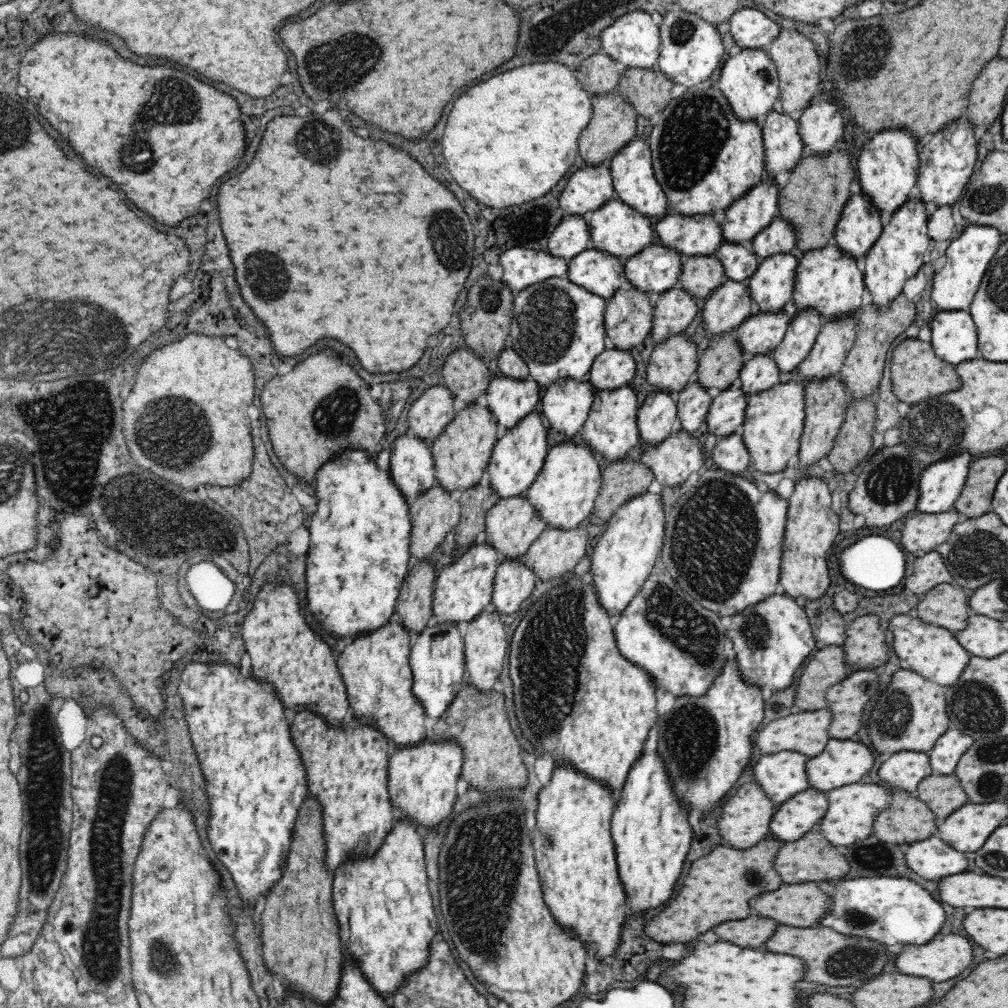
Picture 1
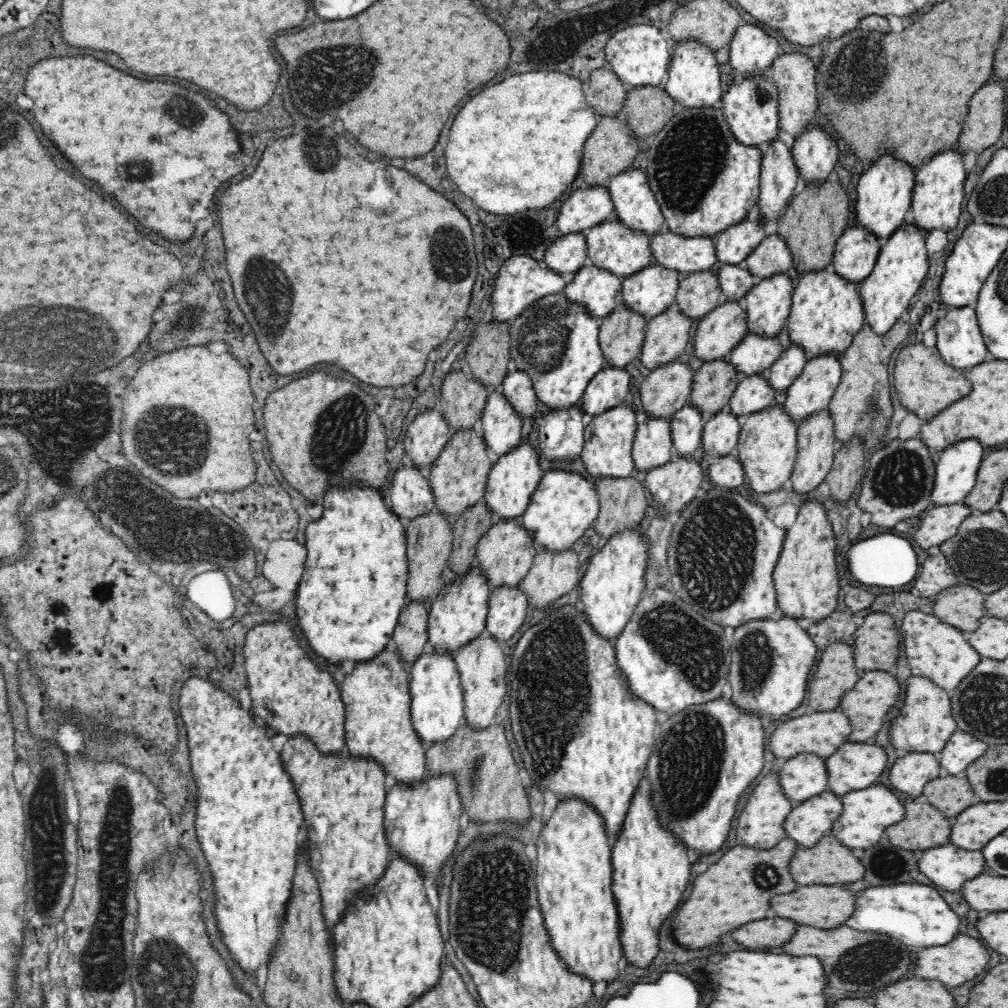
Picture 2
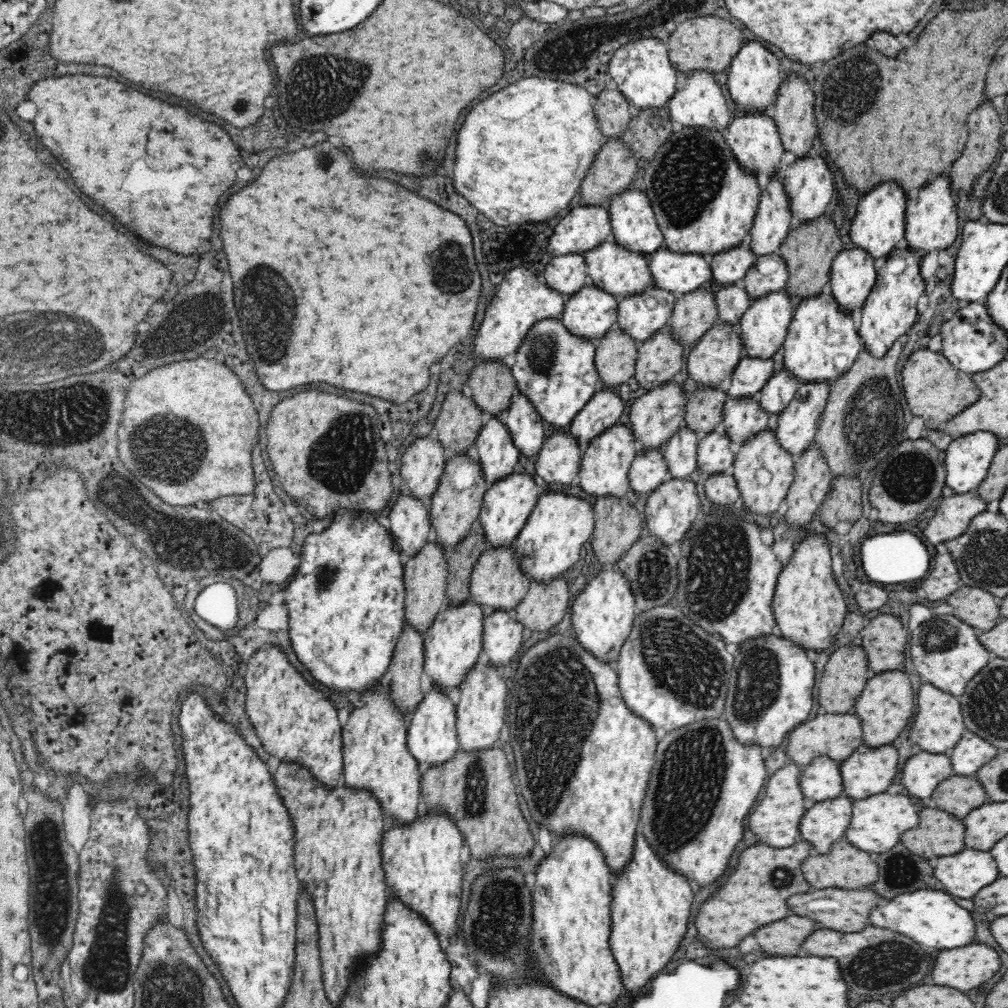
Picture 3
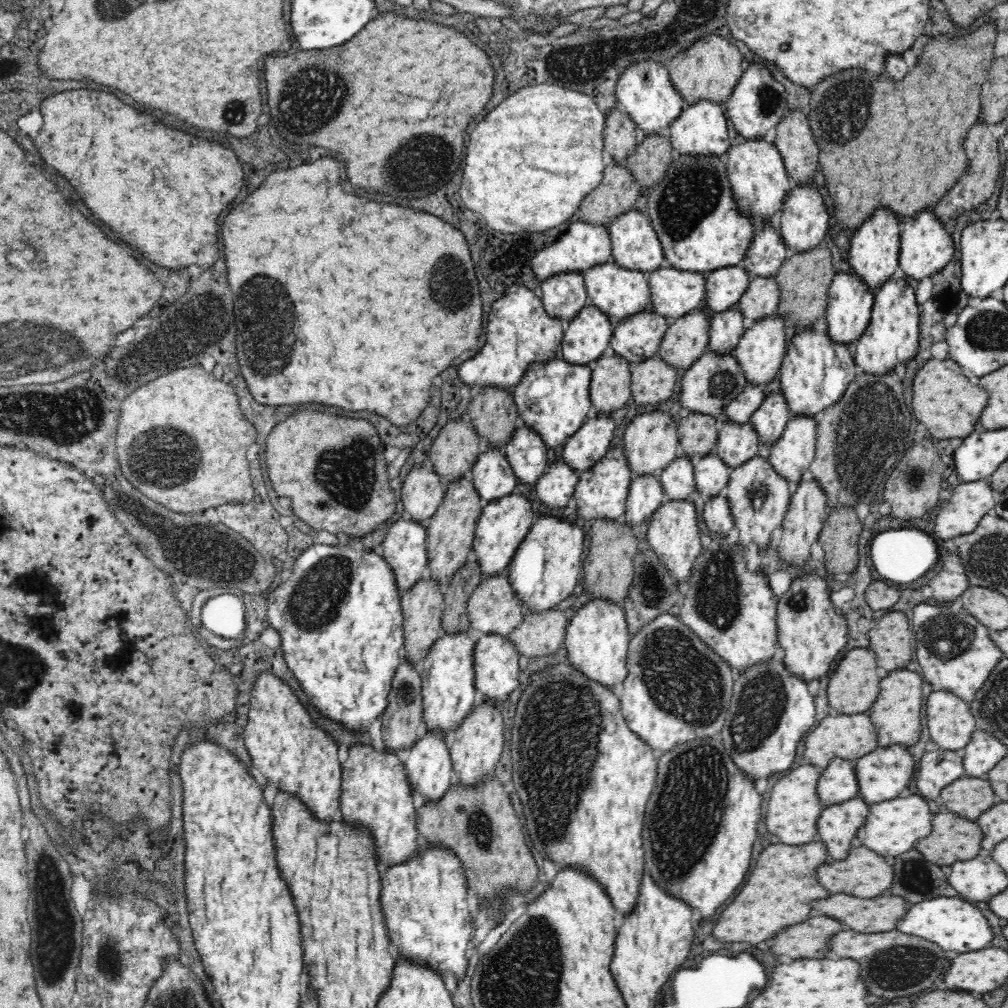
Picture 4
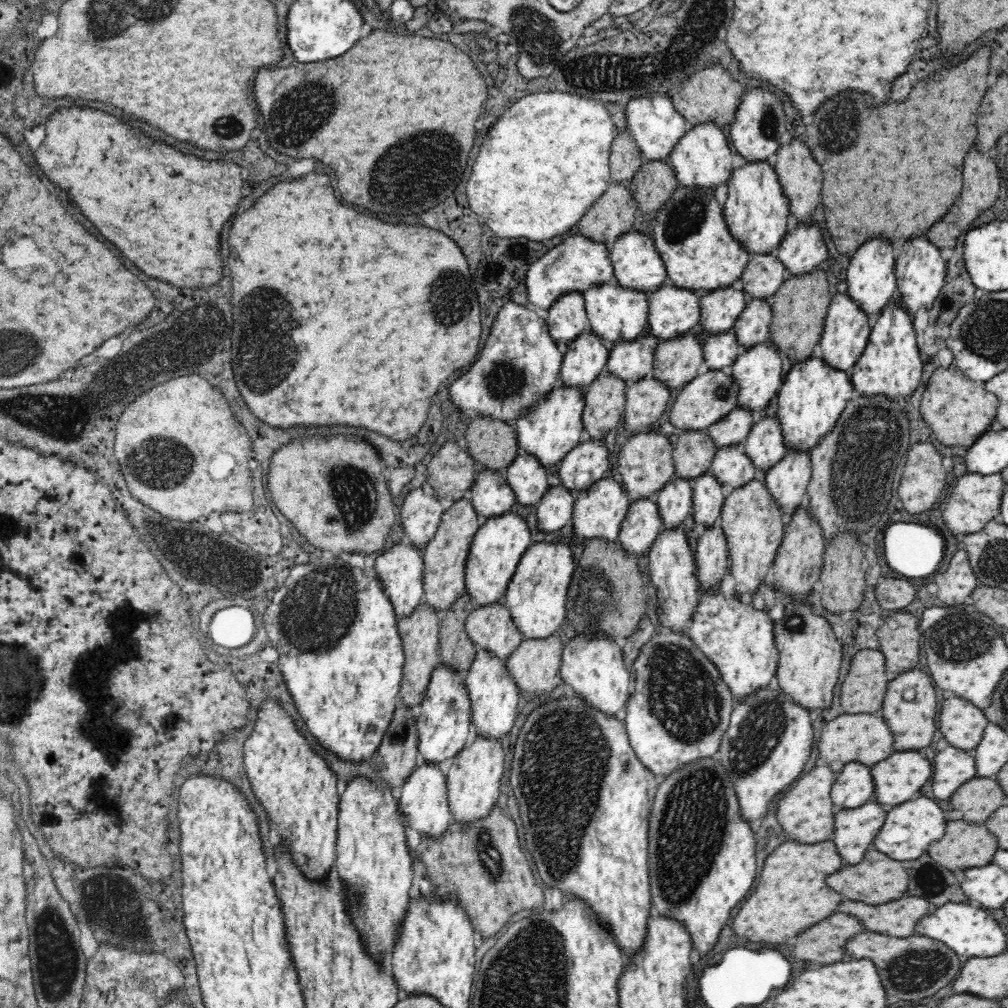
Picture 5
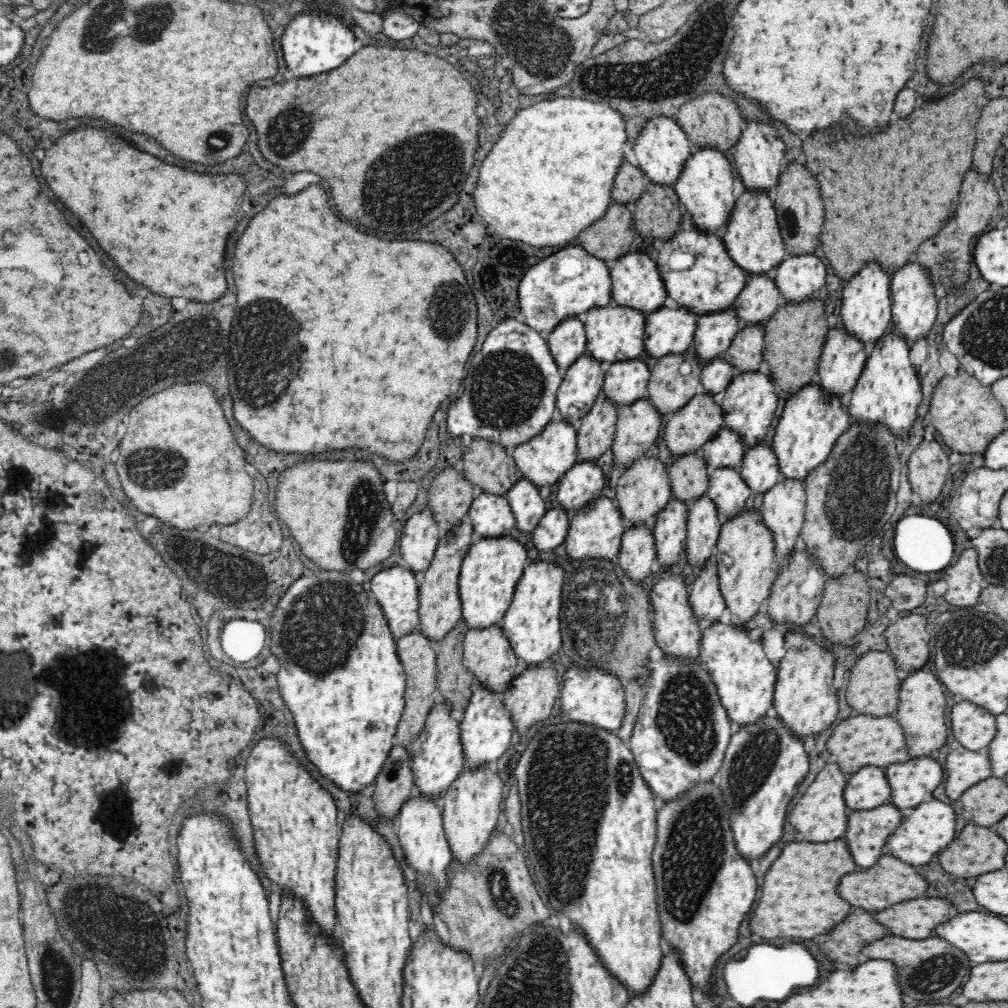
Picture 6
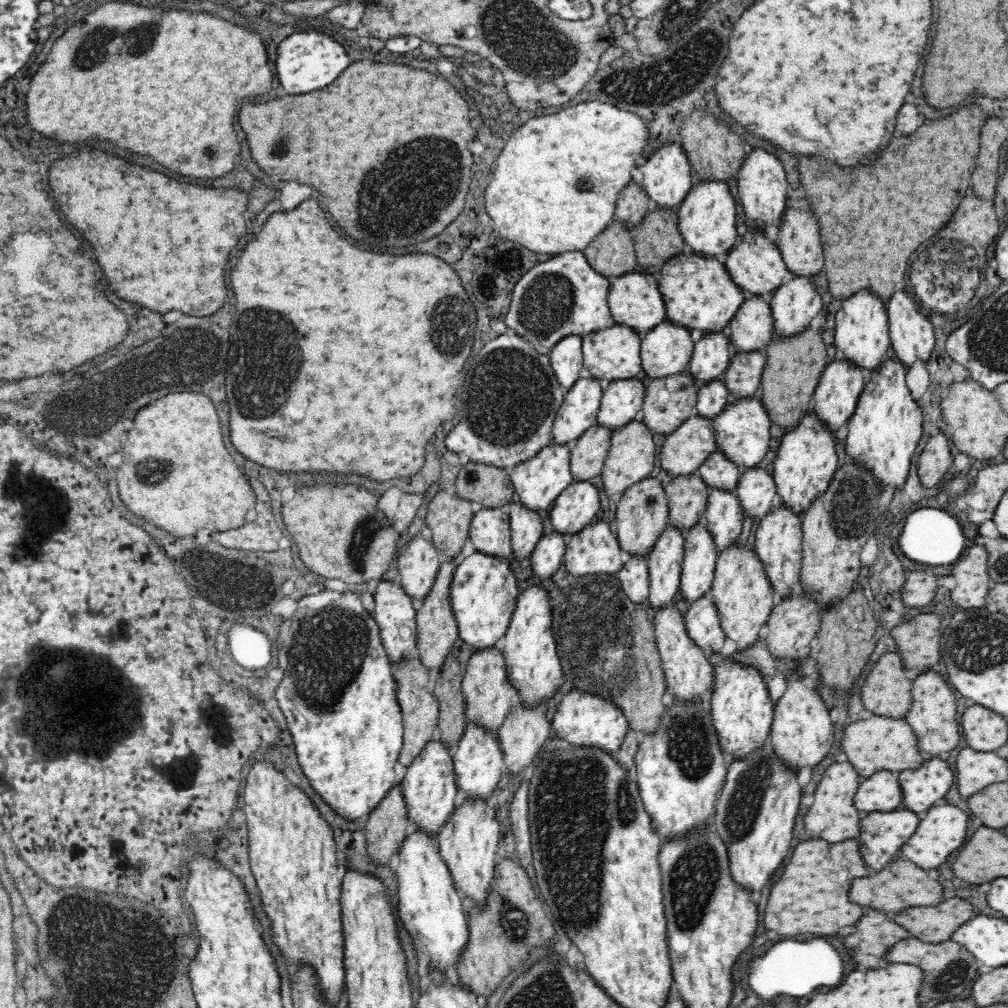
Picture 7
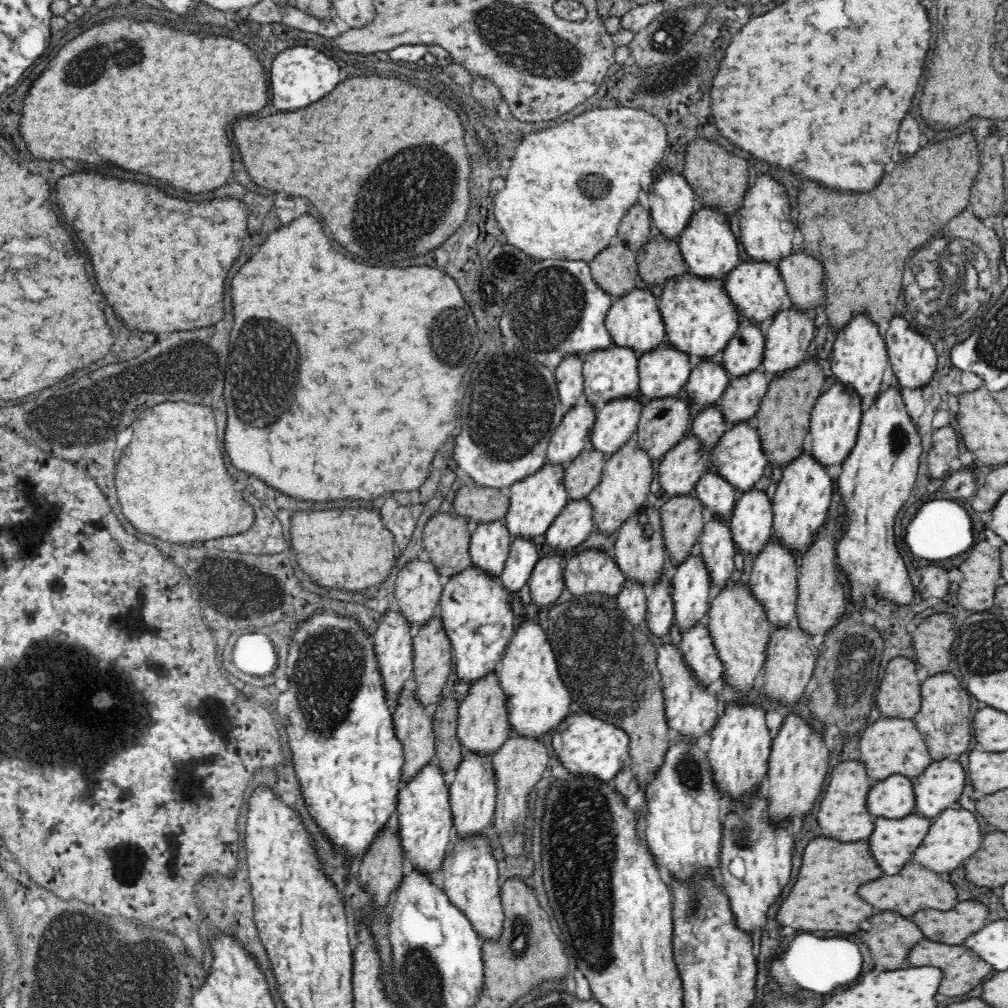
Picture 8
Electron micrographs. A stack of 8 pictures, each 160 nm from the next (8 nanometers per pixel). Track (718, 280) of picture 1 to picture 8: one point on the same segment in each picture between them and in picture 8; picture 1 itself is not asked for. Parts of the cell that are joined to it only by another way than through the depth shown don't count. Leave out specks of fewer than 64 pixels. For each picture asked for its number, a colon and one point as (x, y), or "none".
2: (699, 294)
3: (694, 314)
4: (686, 339)
5: (677, 362)
6: (675, 379)
7: (670, 402)
8: (662, 425)

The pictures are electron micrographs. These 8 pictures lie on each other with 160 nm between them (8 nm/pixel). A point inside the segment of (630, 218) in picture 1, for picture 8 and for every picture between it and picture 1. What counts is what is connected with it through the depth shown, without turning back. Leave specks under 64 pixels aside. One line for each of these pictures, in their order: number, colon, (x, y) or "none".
2: (612, 247)
3: (621, 273)
4: (618, 293)
5: (614, 314)
6: (613, 333)
7: (611, 355)
8: (612, 374)

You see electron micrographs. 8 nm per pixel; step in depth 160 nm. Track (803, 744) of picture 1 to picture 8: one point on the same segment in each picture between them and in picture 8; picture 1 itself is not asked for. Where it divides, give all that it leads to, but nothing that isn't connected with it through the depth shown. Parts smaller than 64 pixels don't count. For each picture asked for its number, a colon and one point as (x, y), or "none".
2: (822, 733)
3: (837, 735)
4: (848, 736)
5: (864, 738)
6: (859, 741)
7: (879, 743)
8: (889, 747)

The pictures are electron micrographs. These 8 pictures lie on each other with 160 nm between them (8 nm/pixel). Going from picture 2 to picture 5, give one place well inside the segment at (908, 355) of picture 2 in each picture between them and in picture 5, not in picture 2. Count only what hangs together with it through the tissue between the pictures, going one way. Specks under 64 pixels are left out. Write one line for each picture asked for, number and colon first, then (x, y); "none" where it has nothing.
3: (935, 391)
4: (945, 401)
5: (959, 411)

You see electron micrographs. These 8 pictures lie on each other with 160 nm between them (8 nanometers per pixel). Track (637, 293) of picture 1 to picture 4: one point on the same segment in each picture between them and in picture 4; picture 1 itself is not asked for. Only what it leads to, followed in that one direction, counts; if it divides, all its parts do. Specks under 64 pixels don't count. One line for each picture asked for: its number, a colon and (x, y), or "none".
2: (621, 336)
3: (615, 354)
4: (610, 390)

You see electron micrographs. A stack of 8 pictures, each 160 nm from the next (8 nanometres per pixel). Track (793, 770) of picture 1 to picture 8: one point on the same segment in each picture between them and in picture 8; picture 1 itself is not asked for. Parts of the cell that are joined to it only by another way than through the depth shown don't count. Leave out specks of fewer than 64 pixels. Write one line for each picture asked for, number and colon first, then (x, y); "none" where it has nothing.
2: (806, 775)
3: (821, 780)
4: (839, 783)
5: (854, 786)
6: (868, 788)
7: (881, 792)
8: (894, 797)

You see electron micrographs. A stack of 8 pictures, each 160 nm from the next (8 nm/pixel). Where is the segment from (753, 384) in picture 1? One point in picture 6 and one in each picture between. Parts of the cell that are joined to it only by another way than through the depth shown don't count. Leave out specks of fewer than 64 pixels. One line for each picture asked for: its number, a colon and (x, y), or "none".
2: (754, 394)
3: (742, 419)
4: (737, 444)
5: (730, 467)
6: (727, 491)

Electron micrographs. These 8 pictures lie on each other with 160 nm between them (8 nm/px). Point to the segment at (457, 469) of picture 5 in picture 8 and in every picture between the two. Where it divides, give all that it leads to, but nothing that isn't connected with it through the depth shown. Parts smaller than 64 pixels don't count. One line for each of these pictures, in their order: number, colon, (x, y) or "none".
6: (450, 496)
7: (449, 518)
8: (445, 538)

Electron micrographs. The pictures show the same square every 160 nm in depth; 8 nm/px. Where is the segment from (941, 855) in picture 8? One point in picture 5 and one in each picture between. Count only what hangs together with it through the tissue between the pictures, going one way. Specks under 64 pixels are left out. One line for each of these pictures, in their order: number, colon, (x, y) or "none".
5: (909, 828)
6: (931, 826)
7: (943, 829)

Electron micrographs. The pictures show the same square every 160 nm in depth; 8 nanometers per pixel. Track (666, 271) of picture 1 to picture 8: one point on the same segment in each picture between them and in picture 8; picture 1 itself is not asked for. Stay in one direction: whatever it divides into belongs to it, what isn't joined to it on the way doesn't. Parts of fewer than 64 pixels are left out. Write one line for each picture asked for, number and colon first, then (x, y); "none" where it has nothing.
2: (649, 293)
3: (641, 316)
4: (637, 338)
5: (630, 362)
6: (626, 382)
7: (622, 402)
8: (616, 423)

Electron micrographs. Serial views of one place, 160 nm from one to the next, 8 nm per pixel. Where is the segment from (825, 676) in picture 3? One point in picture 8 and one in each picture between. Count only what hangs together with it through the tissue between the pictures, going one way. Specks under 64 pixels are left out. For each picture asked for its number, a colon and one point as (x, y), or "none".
4: (853, 687)
5: (862, 692)
6: (873, 688)
7: (886, 692)
8: (899, 696)

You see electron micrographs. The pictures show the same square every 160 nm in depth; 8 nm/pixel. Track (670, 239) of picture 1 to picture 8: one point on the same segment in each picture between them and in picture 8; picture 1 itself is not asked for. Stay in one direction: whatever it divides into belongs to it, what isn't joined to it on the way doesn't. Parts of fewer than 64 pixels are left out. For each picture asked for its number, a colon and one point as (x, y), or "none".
2: (687, 256)
3: (680, 274)
4: (673, 294)
5: (673, 312)
6: (668, 331)
7: (666, 350)
8: (663, 373)

